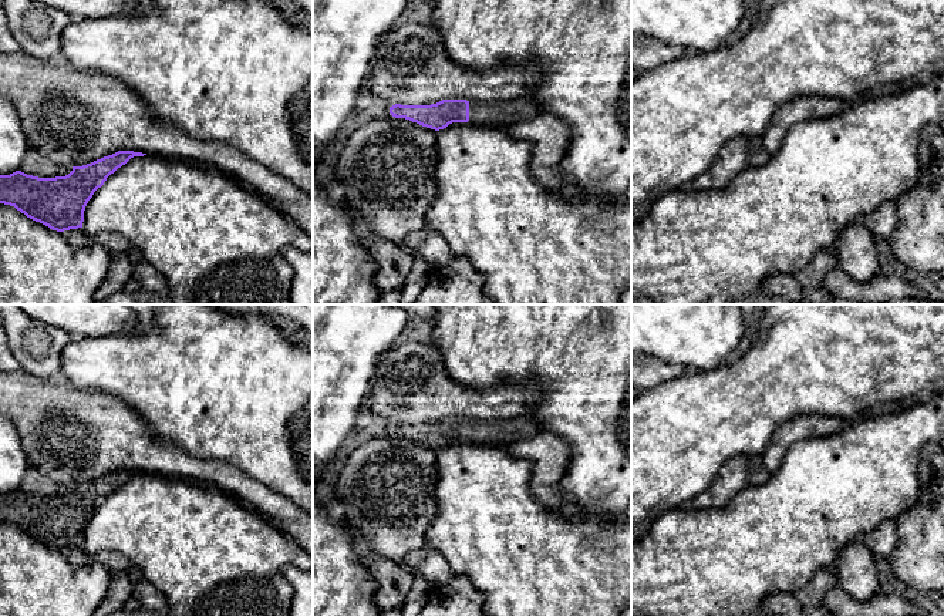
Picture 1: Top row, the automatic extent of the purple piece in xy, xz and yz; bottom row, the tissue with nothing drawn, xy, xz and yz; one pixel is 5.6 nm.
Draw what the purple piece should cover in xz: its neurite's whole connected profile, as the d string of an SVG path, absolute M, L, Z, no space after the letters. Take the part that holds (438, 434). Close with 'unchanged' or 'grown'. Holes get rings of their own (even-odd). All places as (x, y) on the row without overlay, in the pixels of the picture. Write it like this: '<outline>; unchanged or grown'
M529 415L512 420L481 421L466 418L442 418L431 424L390 425L395 437L405 437L422 445L439 450L452 441L476 441L482 444L527 440L543 432L542 425Z; grown

